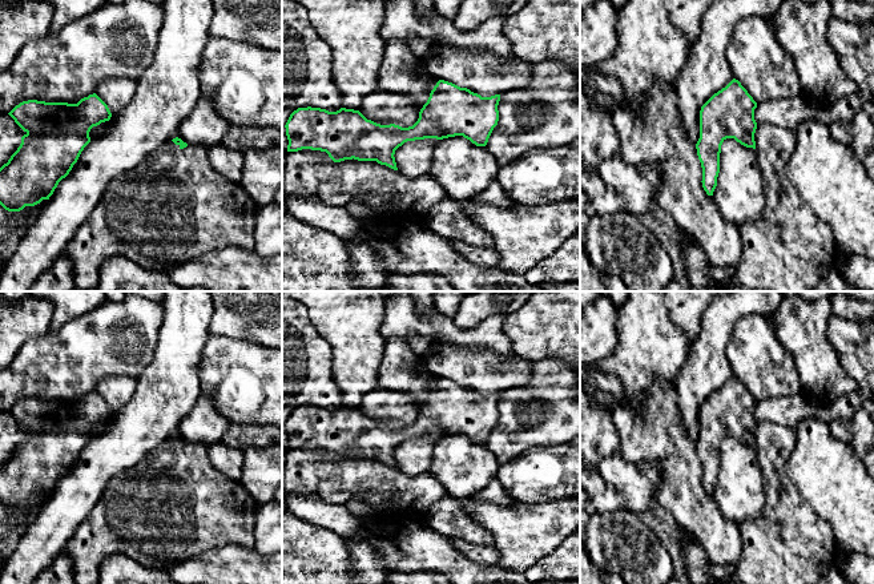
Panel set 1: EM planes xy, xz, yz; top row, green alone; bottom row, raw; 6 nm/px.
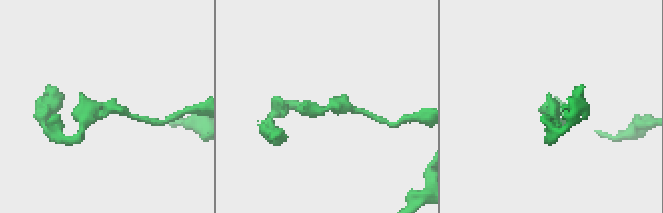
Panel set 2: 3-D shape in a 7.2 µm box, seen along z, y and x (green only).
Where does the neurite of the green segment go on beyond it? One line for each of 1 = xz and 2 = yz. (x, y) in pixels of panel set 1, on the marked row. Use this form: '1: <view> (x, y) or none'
1: none
2: none

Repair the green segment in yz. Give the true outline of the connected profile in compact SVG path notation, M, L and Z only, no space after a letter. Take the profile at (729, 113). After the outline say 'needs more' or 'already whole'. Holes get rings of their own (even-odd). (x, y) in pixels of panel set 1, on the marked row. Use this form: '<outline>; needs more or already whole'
M736 78L701 106L696 149L702 168L702 188L708 196L713 196L717 186L721 145L726 138L756 149L756 108L757 102Z; already whole

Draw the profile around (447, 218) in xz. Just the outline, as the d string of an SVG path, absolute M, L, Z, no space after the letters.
M446 198L430 210L427 222L439 235L476 247L494 247L494 237L466 214L462 201Z

